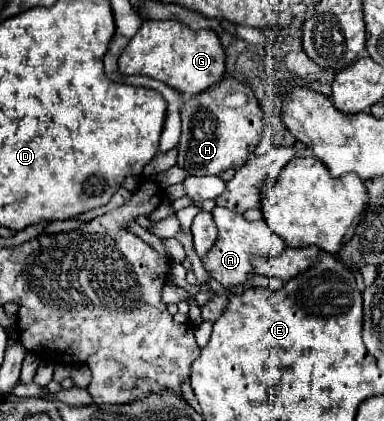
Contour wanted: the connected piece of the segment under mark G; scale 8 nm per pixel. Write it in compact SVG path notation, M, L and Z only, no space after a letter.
M143 21L137 35L119 57L119 71L123 75L147 75L169 87L197 95L211 85L217 85L225 75L225 51L215 31L191 31L177 21Z

